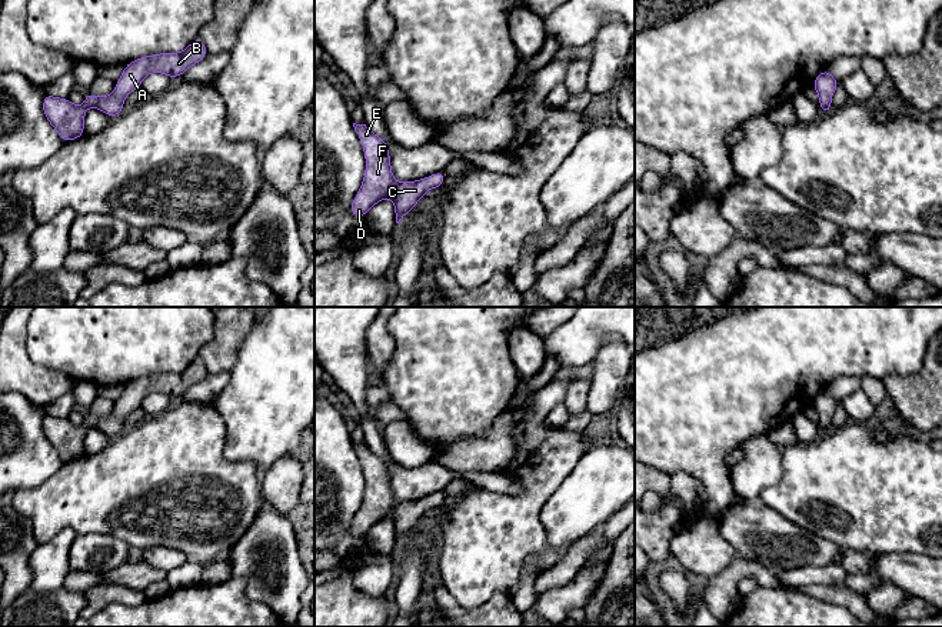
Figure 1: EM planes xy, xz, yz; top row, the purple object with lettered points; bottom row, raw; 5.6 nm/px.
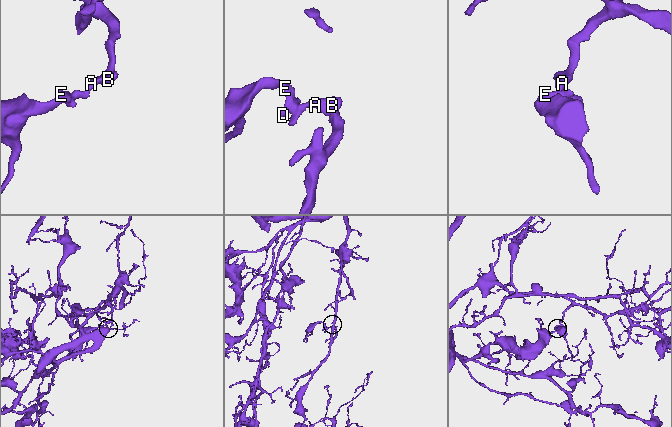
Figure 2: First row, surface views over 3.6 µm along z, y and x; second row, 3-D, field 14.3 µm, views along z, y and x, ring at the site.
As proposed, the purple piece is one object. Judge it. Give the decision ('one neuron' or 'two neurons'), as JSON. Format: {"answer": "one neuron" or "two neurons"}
{"answer": "one neuron"}

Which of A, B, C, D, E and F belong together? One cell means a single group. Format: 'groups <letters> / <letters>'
groups A B C D E F

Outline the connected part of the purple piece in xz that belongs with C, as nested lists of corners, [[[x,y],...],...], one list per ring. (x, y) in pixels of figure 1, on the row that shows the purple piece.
[[[353,123],[353,127],[363,146],[366,171],[363,183],[350,206],[352,216],[365,217],[376,203],[390,197],[395,204],[396,223],[399,223],[413,210],[426,191],[439,189],[443,184],[446,179],[443,171],[416,181],[397,183],[392,173],[386,141],[375,134],[366,124]]]

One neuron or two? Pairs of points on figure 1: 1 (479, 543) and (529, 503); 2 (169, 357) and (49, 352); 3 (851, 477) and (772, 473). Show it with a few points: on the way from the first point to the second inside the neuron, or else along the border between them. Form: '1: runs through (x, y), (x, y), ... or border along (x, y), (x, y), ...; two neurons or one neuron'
1: runs through (492, 534), (516, 514); one neuron
2: runs through (139, 352), (79, 352); one neuron
3: border along (782, 449), (782, 477), (768, 486), (759, 497); two neurons

